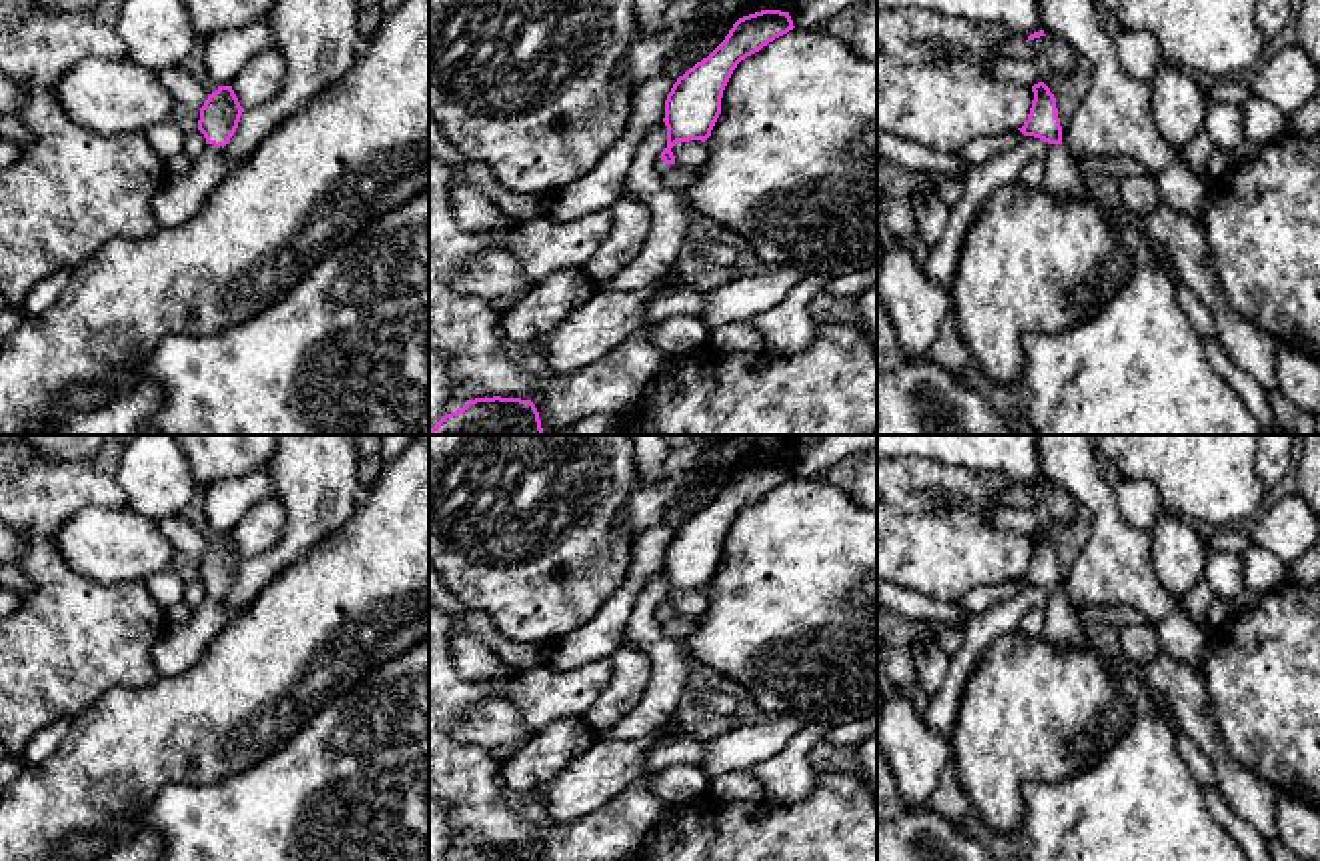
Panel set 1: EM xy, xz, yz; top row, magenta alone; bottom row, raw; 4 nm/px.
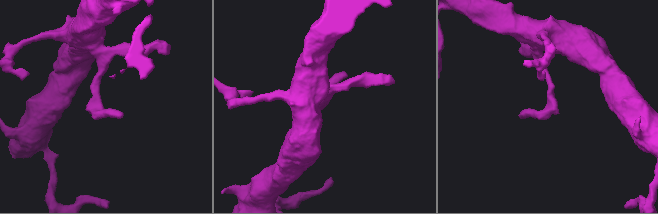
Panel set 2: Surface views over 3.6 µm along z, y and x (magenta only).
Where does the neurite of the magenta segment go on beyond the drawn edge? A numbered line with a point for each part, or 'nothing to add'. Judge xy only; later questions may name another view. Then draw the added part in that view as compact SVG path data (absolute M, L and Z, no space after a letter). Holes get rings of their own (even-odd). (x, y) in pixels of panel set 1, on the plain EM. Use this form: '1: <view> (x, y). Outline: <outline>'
1: xy (179, 647). Outline: M206 593L202 605L186 623L168 623L152 647L152 663L160 677L172 677L194 667L216 633L230 621L224 597Z

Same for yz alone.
1: yz (1062, 629). Outline: M1050 593L1046 603L1046 623L1040 633L1044 641L1060 653L1088 645L1086 627L1076 619L1072 603L1064 593Z

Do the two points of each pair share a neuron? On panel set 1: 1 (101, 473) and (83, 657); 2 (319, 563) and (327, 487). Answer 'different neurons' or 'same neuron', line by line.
1: same neuron
2: different neurons

